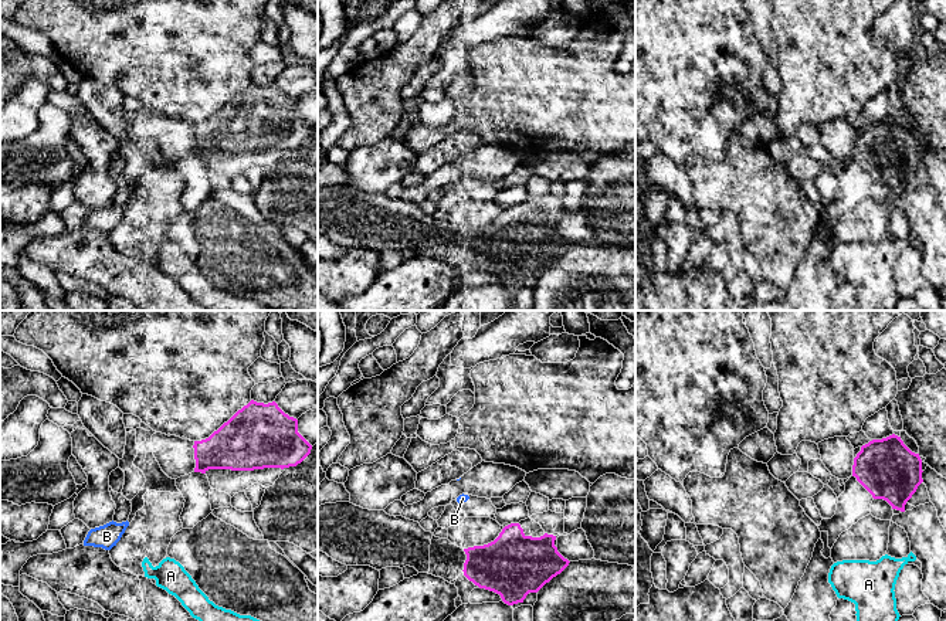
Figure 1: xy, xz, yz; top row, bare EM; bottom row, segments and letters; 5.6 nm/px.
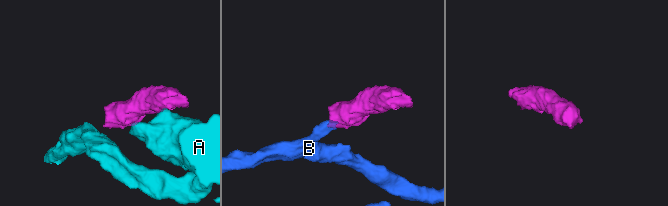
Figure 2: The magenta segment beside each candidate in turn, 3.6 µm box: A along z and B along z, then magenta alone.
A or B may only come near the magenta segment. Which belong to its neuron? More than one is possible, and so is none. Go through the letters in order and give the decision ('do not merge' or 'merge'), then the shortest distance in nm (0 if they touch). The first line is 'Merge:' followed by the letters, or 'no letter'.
Merge: no letter
A: do not merge; 240 nm apart
B: do not merge; 260 nm apart

